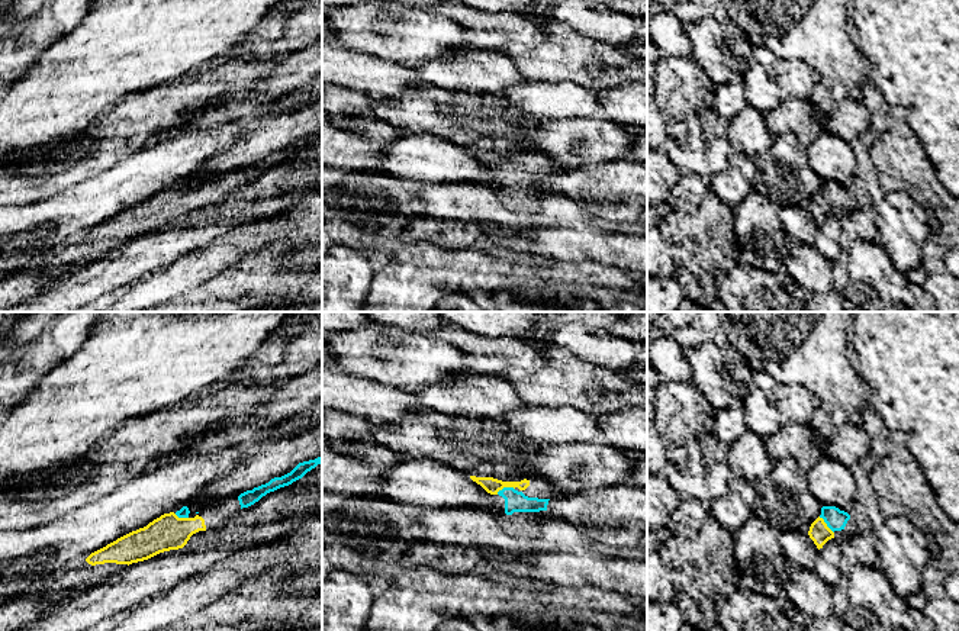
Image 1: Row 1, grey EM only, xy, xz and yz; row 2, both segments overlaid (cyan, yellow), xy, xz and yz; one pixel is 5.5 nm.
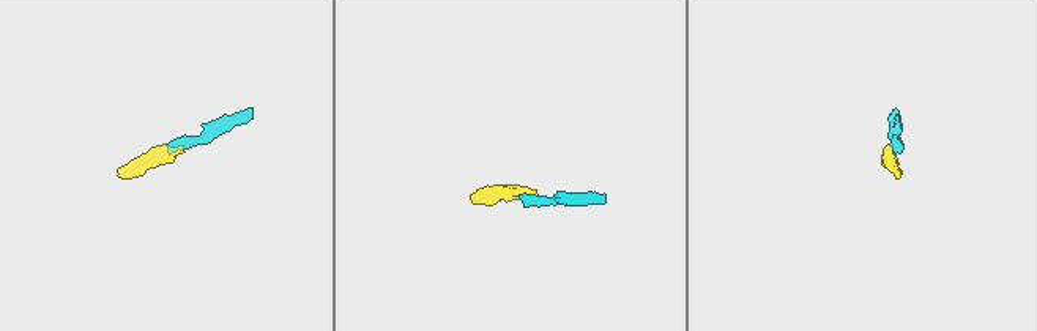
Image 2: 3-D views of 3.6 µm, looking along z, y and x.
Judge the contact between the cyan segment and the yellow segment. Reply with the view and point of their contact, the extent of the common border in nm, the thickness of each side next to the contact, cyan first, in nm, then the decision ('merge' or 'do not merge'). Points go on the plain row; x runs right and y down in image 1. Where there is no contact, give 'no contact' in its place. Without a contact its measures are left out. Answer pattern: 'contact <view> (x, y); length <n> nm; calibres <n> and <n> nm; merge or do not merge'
contact xz (505, 163); length 110 nm; calibres 120 and 90 nm; merge

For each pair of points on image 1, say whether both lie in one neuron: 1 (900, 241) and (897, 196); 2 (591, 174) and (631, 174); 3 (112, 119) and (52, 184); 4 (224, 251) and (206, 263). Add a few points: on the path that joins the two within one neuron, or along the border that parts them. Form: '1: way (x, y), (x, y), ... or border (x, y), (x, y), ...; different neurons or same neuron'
1: way (908, 229), (907, 208); same neuron
2: way (601, 174), (621, 174); same neuron
3: way (112, 139), (86, 167), (73, 173); same neuron
4: way (219, 256), (211, 261); same neuron

